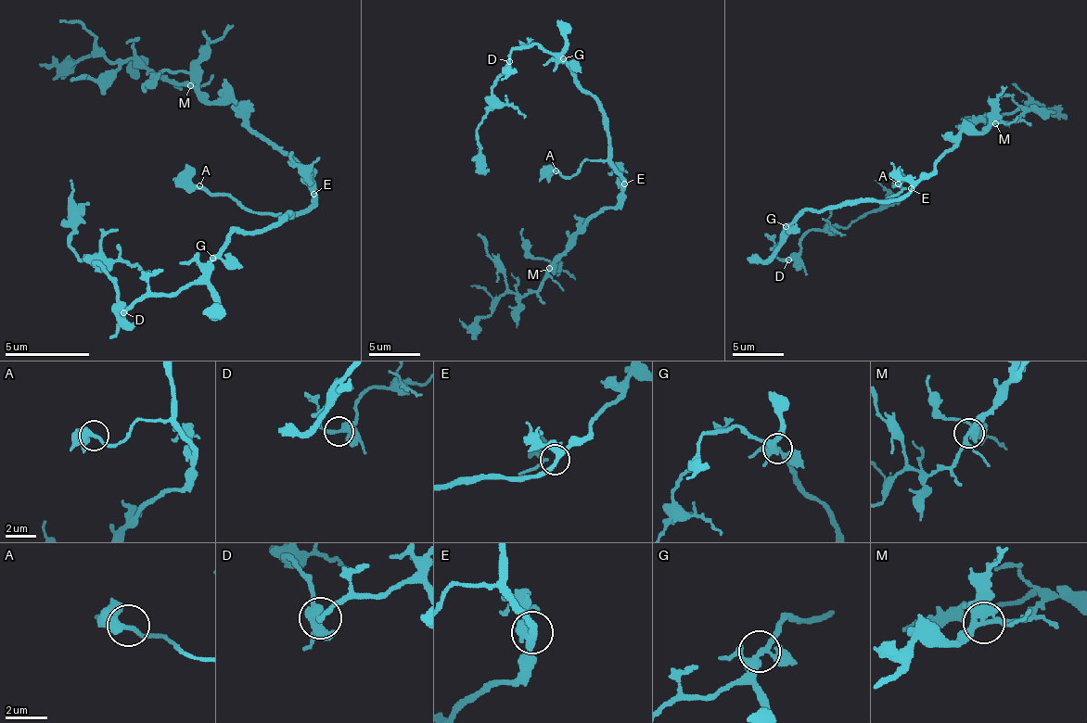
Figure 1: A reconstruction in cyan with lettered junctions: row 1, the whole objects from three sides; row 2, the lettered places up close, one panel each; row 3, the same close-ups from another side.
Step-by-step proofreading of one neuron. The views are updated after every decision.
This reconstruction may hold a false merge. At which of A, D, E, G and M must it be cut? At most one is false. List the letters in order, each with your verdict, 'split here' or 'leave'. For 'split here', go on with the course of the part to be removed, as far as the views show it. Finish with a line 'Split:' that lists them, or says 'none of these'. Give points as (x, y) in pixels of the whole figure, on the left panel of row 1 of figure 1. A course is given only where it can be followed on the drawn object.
A: leave
D: leave
E: leave
G: leave
M: leave
Split: none of these

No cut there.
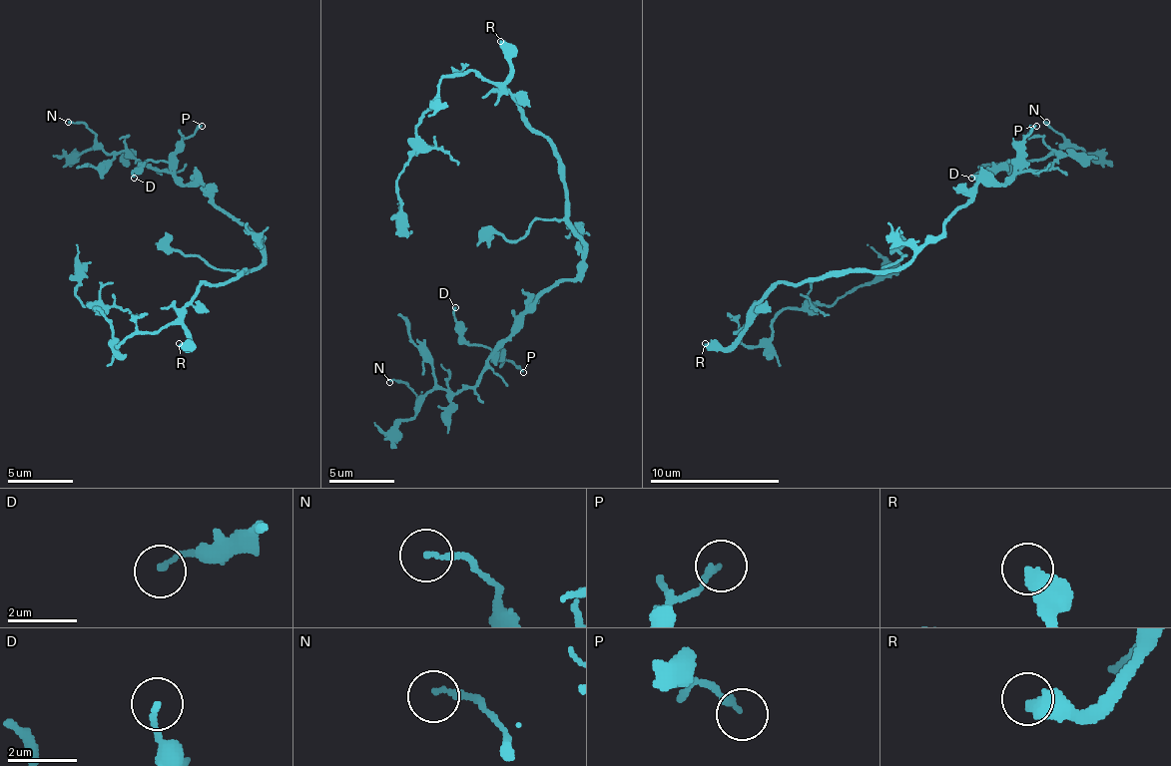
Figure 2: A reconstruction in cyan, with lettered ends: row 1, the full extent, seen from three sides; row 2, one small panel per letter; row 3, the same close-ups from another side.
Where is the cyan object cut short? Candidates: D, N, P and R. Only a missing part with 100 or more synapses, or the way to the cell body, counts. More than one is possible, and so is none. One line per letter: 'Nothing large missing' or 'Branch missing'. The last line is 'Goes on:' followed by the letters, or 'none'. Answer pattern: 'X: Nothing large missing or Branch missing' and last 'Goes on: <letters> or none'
D: Nothing large missing
N: Nothing large missing
P: Nothing large missing
R: Branch missing
Goes on: R

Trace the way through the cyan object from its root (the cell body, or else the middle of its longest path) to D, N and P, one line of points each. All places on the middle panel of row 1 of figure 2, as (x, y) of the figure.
D: (565, 184), (565, 226), (585, 245), (582, 268), (552, 284), (494, 349), (474, 346), (464, 336), (455, 307)
N: (565, 184), (565, 226), (585, 245), (582, 268), (520, 317), (520, 330), (471, 385), (416, 398), (389, 382)
P: (565, 184), (565, 226), (585, 245), (585, 261), (572, 278), (552, 284), (497, 346), (497, 353), (523, 372)

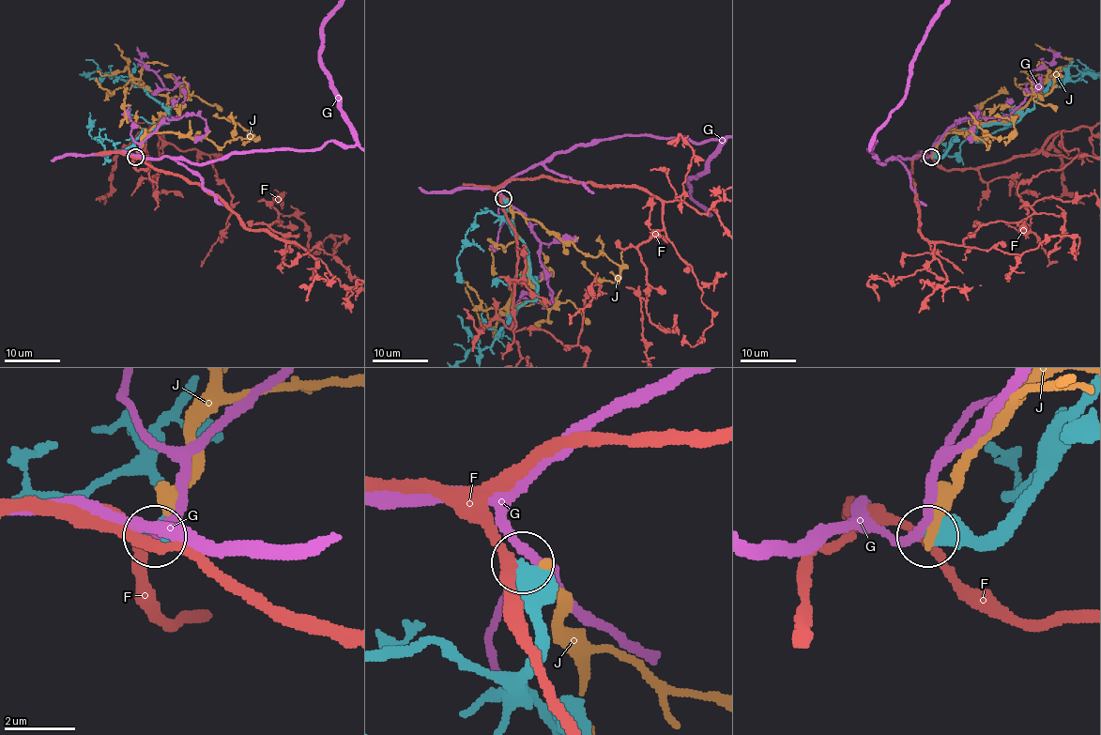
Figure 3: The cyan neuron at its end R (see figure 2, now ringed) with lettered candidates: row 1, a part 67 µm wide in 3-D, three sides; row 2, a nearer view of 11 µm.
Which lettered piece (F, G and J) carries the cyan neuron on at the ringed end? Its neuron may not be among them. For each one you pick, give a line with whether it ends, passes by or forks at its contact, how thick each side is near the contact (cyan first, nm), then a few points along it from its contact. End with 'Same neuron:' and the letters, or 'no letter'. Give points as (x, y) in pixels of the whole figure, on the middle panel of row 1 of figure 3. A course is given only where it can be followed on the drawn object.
Same neuron: no letter

